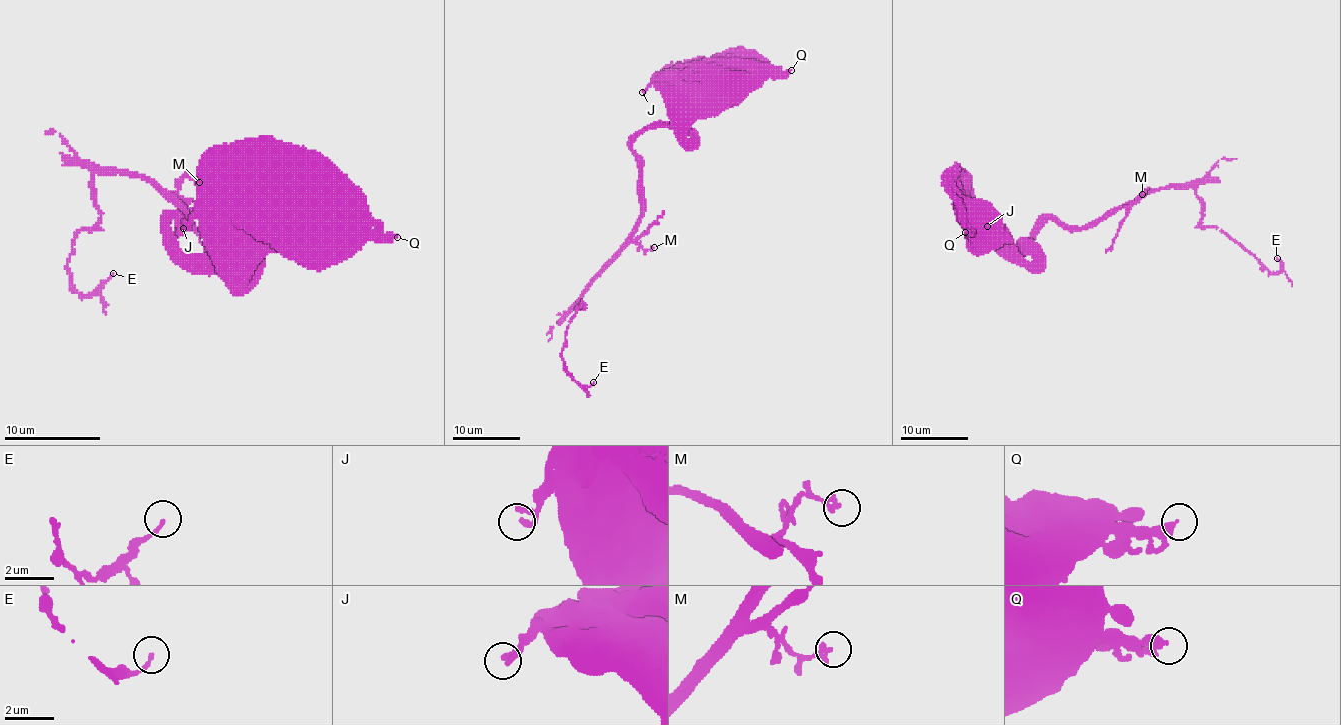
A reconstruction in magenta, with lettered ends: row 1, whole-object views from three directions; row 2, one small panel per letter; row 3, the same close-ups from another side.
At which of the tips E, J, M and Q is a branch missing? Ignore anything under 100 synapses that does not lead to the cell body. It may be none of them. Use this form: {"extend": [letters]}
{"extend": []}

